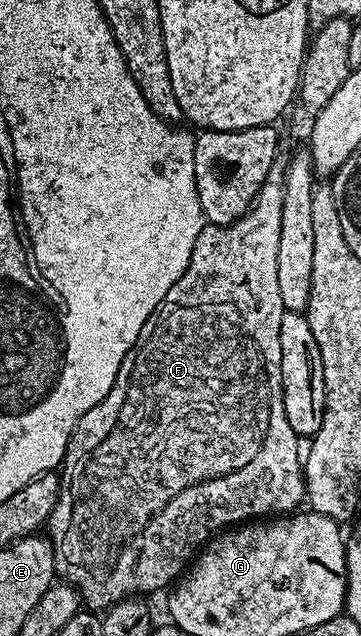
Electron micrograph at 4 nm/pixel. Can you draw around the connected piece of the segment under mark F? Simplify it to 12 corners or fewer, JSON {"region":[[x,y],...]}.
{"region":[[288,157],[205,224],[48,517],[89,610],[299,510]]}

